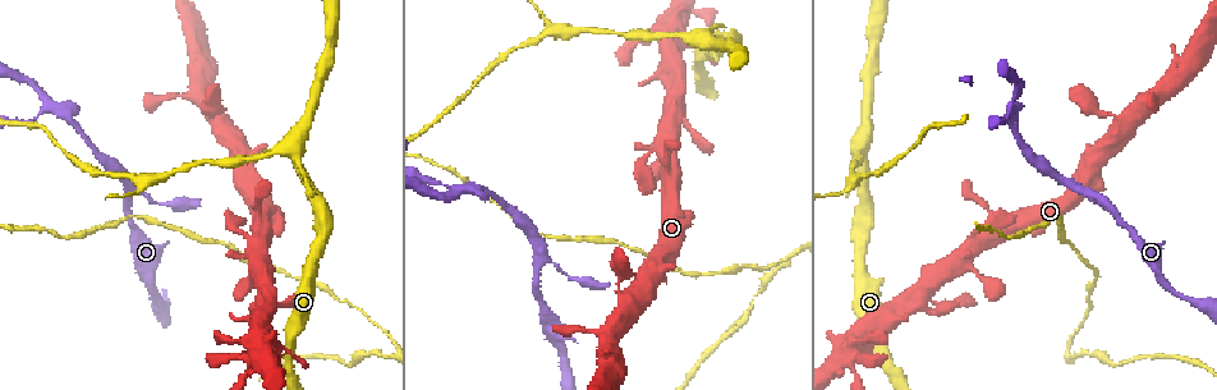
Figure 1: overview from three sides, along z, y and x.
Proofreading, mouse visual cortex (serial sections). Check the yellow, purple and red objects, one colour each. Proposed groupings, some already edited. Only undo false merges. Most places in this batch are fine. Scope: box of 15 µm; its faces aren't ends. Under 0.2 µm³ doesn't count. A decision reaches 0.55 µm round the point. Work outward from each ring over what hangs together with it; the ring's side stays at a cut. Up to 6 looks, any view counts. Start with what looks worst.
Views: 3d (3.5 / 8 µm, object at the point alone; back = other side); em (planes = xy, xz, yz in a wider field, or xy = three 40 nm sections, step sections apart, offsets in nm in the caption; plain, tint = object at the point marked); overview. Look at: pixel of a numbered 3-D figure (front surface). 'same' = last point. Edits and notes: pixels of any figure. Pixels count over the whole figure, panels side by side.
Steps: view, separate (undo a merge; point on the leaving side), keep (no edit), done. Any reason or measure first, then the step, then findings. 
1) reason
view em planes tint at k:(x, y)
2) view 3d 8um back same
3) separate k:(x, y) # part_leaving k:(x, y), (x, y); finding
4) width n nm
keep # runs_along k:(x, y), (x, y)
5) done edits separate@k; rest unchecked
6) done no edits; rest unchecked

calibre changes
view 3d 3.5um at 1:(1011, 105)

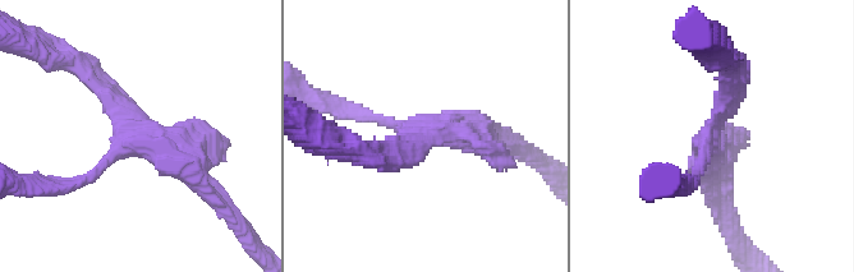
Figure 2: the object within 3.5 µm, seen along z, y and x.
arms 3; arm_widths 150, 200, 250 nm
view em xy step 2 tint at 2:(152, 138)

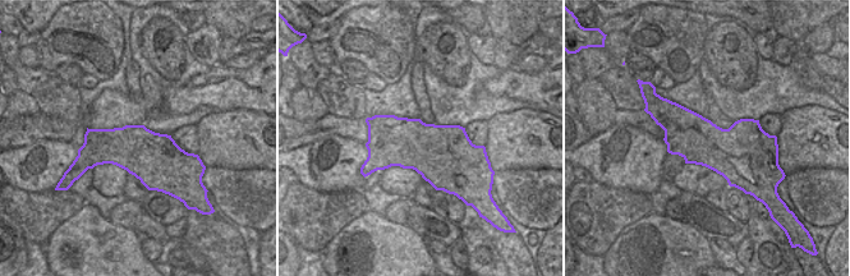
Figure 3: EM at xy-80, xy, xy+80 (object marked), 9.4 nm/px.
view em planes tint same

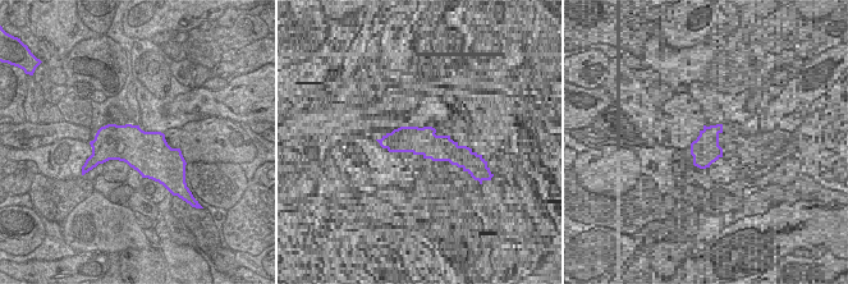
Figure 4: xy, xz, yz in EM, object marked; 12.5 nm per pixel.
keep # runs_along 2:(212, 197), (87, 75); one cell here

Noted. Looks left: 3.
thick turns thin
view 3d 3.5um at 1:(693, 40)

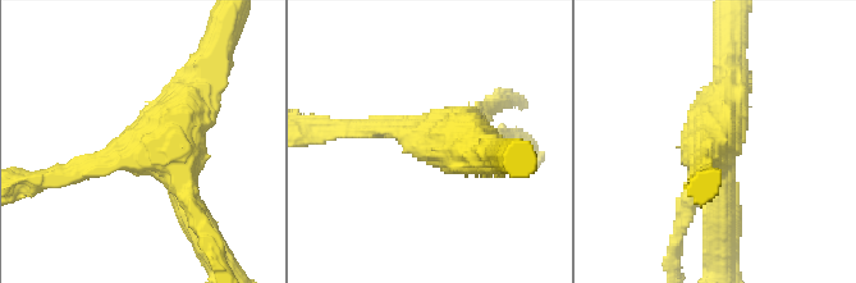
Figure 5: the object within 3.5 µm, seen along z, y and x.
view em xy step 5 tint at 5:(425, 133)

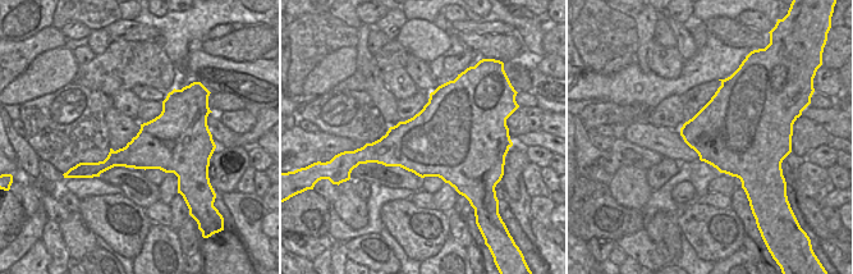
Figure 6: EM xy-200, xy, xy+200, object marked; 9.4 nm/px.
another direction
view em xy step 3 tint same

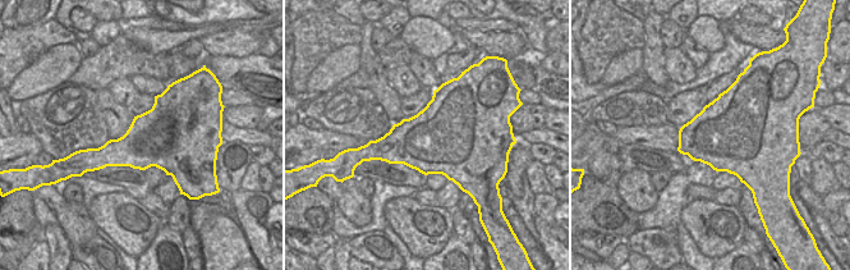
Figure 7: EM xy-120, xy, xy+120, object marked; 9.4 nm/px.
keep # runs_along 5:(721, 227), (708, 153), (731, 82); all the same cell

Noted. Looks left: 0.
done no edits; rest unchecked

